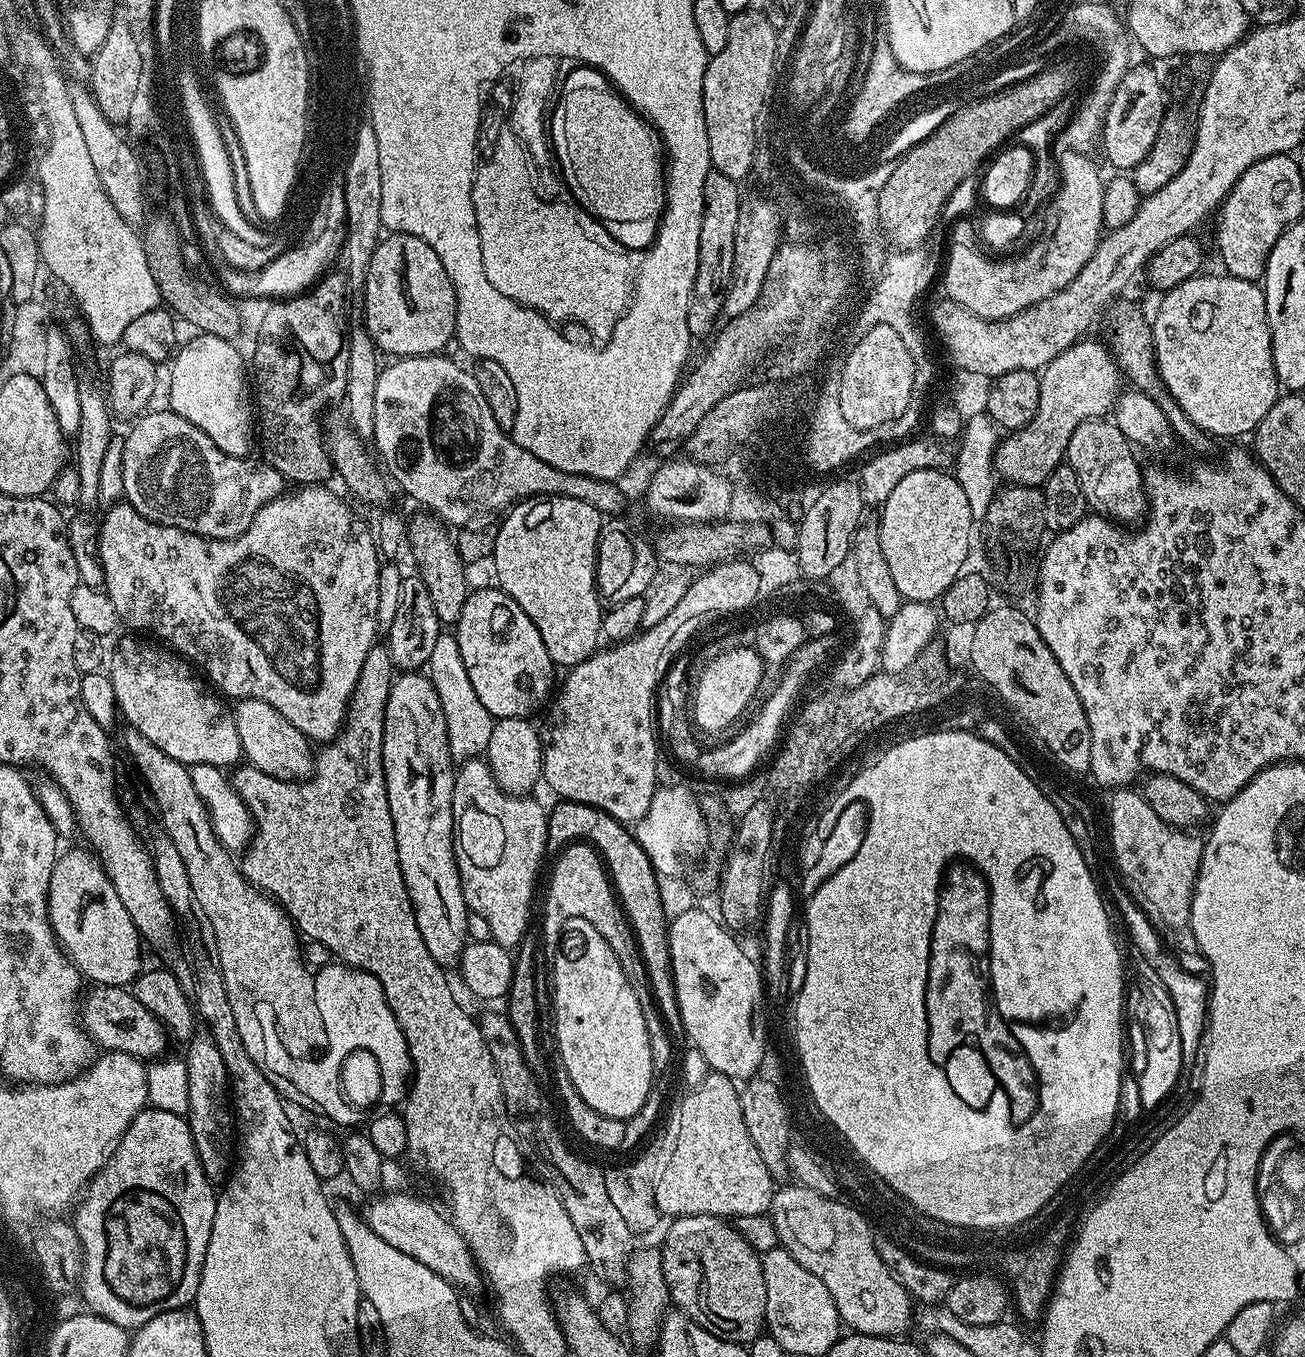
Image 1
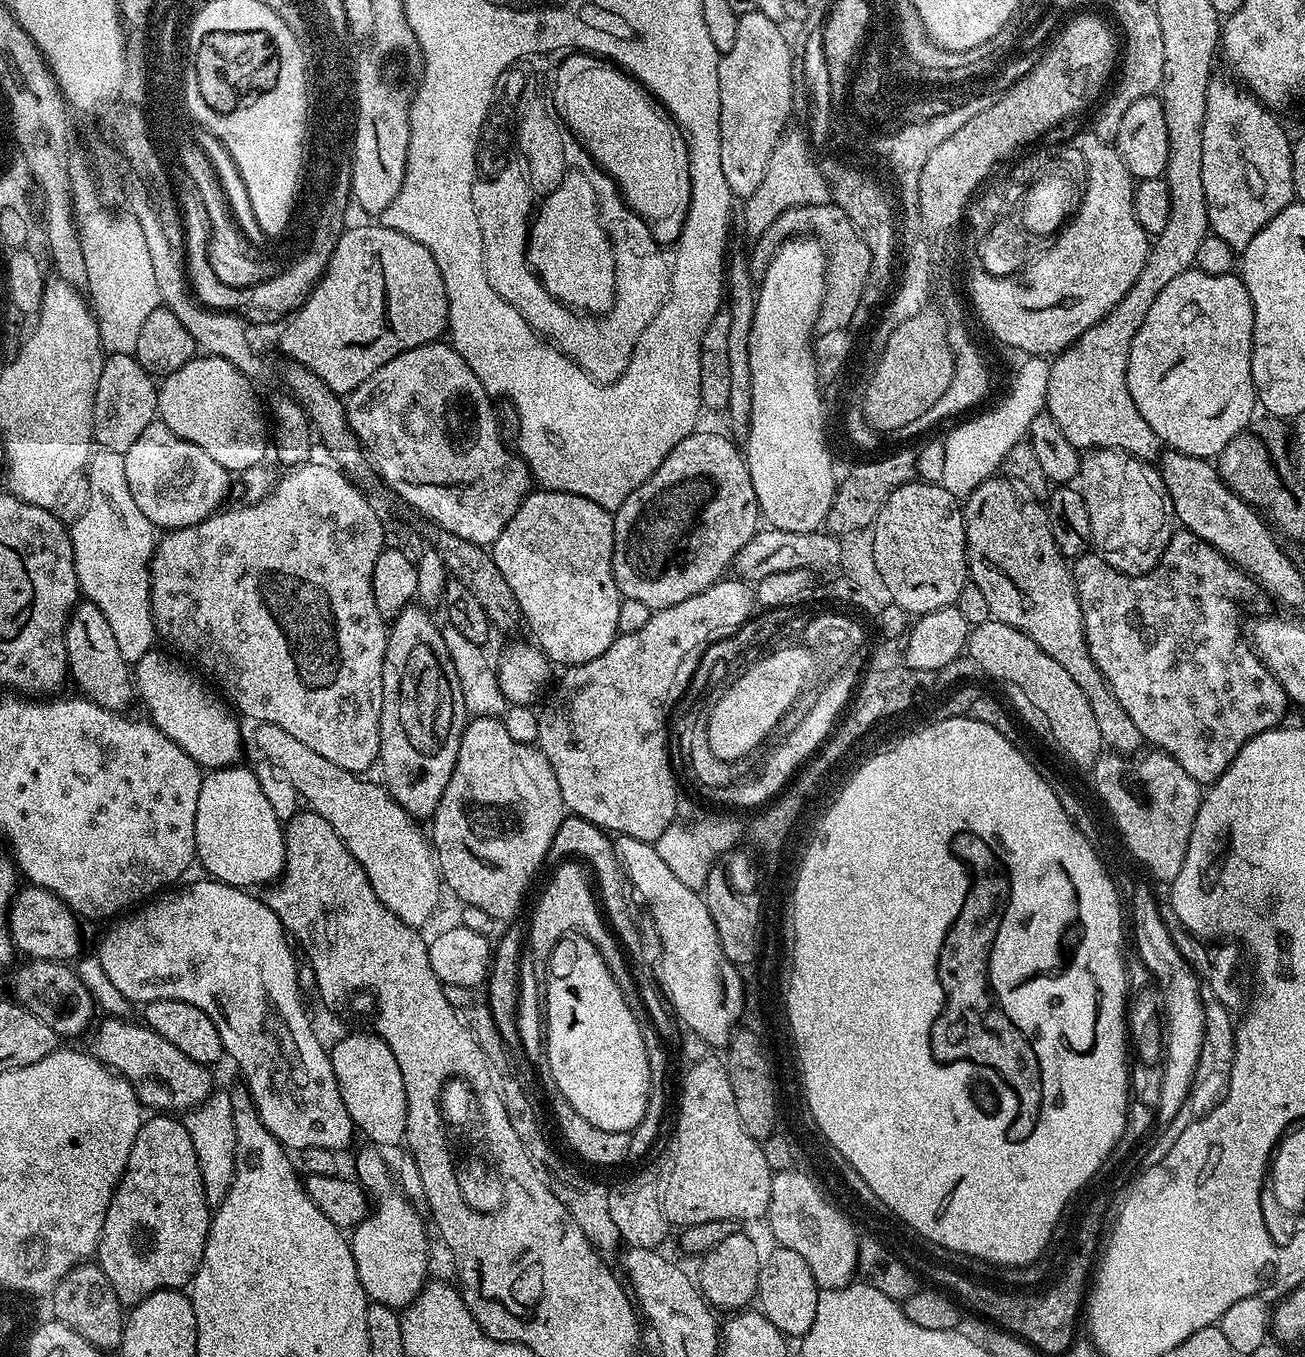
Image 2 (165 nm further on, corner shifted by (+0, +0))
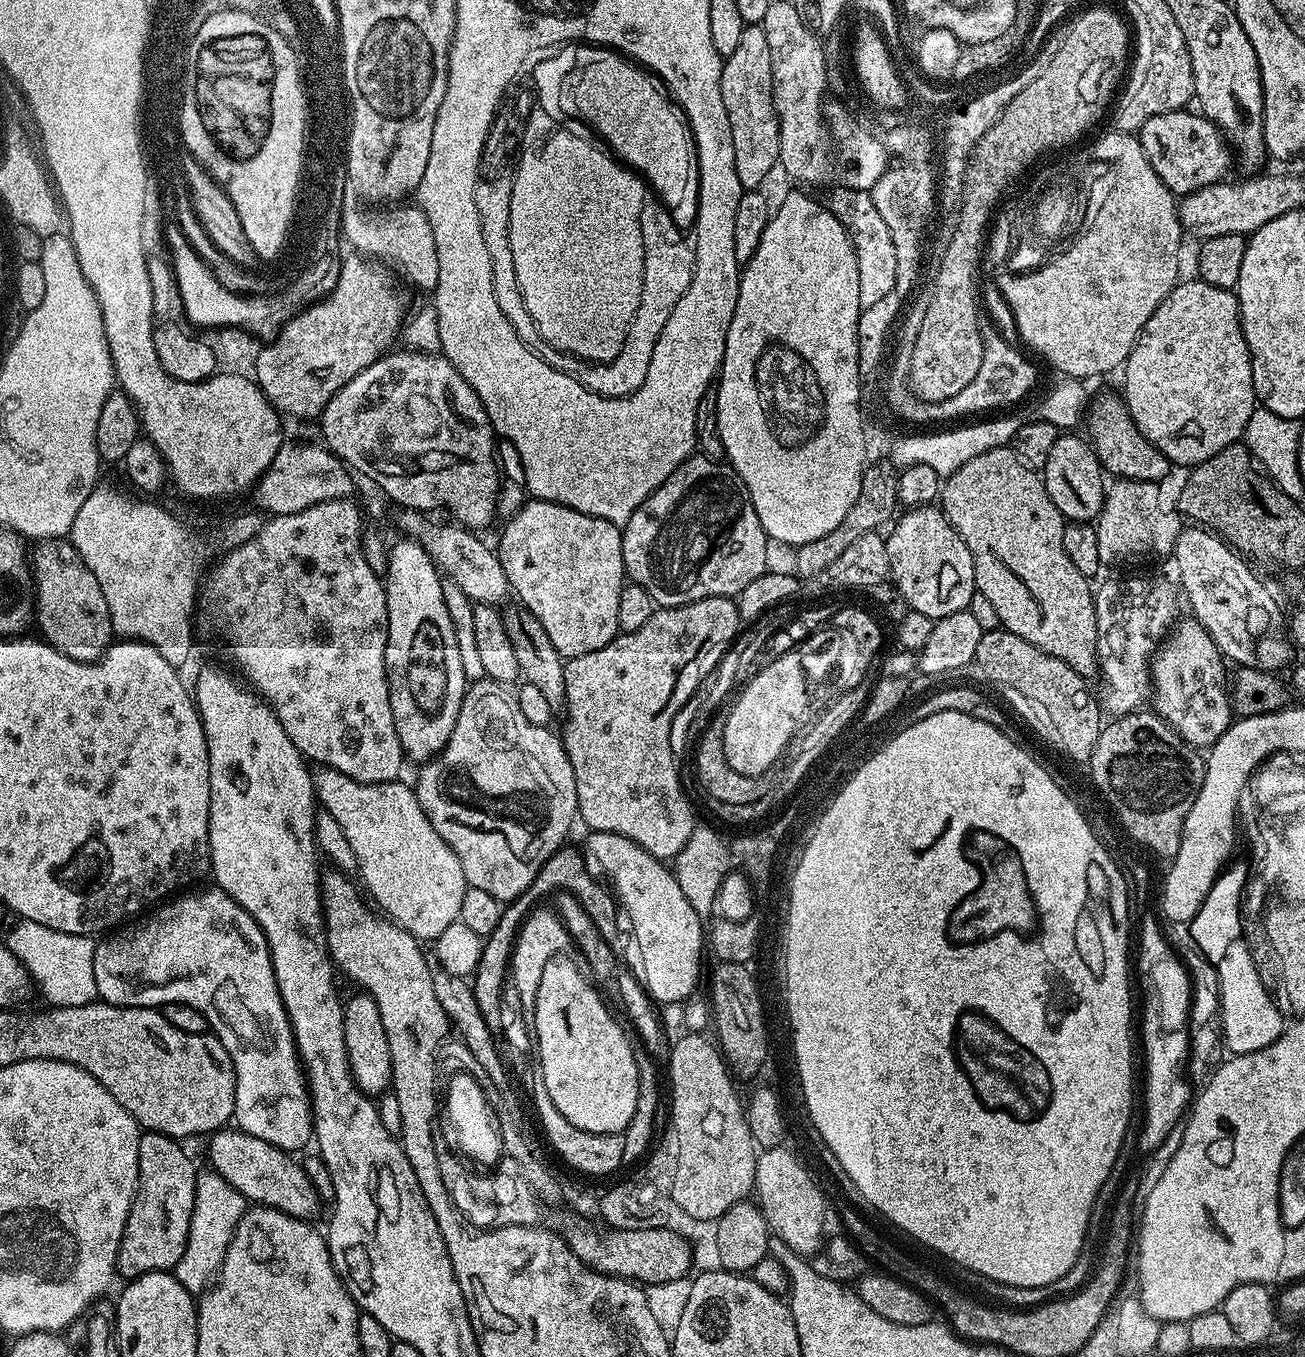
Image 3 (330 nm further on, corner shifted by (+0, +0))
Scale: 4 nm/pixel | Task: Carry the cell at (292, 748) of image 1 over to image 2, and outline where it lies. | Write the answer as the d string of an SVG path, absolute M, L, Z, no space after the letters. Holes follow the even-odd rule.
M260 724L257 727L256 744L260 747L260 752L276 768L284 771L286 779L292 783L292 788L305 800L307 807L313 812L317 812L330 826L334 826L334 834L342 838L346 850L362 866L374 894L387 906L391 912L402 922L406 922L410 927L417 930L423 929L423 924L436 912L436 907L440 904L440 888L442 892L442 877L440 865L436 862L436 854L430 843L429 837L419 828L414 817L389 794L387 787L383 783L375 784L372 780L364 780L363 775L342 770L342 766L334 766L334 762L329 762L327 758L322 758L322 754L317 754L315 750L310 750L303 742L298 742L298 738L293 738L291 734L286 734L273 724Z

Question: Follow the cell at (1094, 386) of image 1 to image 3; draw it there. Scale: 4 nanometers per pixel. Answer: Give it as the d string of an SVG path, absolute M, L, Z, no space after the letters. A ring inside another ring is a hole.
M1102 396L1096 402L1094 400L1086 414L1087 424L1087 435L1105 473L1116 474L1112 476L1119 479L1160 484L1172 471L1169 460L1138 430L1121 397Z

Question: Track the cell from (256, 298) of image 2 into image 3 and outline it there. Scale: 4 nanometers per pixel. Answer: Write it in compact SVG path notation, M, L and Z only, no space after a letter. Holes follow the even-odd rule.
M169 222L164 232L168 235L168 248L172 251L170 268L177 276L177 288L184 303L184 315L204 328L245 328L246 331L253 332L260 342L271 342L299 312L328 295L328 284L320 284L320 280L304 280L304 284L285 283L285 288L277 296L245 296L239 292L231 292L226 290L226 286L222 286L222 282L218 282L218 278L214 278L212 269L193 250L192 243L186 238L179 224Z

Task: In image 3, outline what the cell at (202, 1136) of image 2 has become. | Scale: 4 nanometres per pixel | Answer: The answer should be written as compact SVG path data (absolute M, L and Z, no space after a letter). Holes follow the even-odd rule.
M213 1170L197 1171L196 1197L187 1246L174 1269L174 1275L188 1292L203 1293L215 1279L219 1268L224 1263L233 1234L236 1233L240 1220L249 1208L249 1201L245 1200L244 1195L234 1190L234 1186L230 1186L230 1182L226 1182L226 1178L220 1176L219 1173Z

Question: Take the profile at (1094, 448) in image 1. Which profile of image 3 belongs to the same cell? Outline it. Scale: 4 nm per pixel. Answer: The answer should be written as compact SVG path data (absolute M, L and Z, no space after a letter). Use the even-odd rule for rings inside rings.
M1119 479L1113 482L1114 484L1112 485L1111 483L1105 491L1103 510L1100 512L1100 515L1098 515L1094 524L1096 534L1098 536L1098 554L1101 565L1108 566L1108 564L1122 564L1124 562L1130 562L1132 560L1146 560L1148 558L1154 558L1156 556L1167 557L1168 555L1171 555L1173 546L1175 546L1177 542L1177 536L1180 533L1182 527L1182 520L1179 515L1179 509L1175 507L1173 503L1171 505L1170 503L1164 501L1161 490L1163 489L1163 487L1159 483L1142 482L1140 480Z

